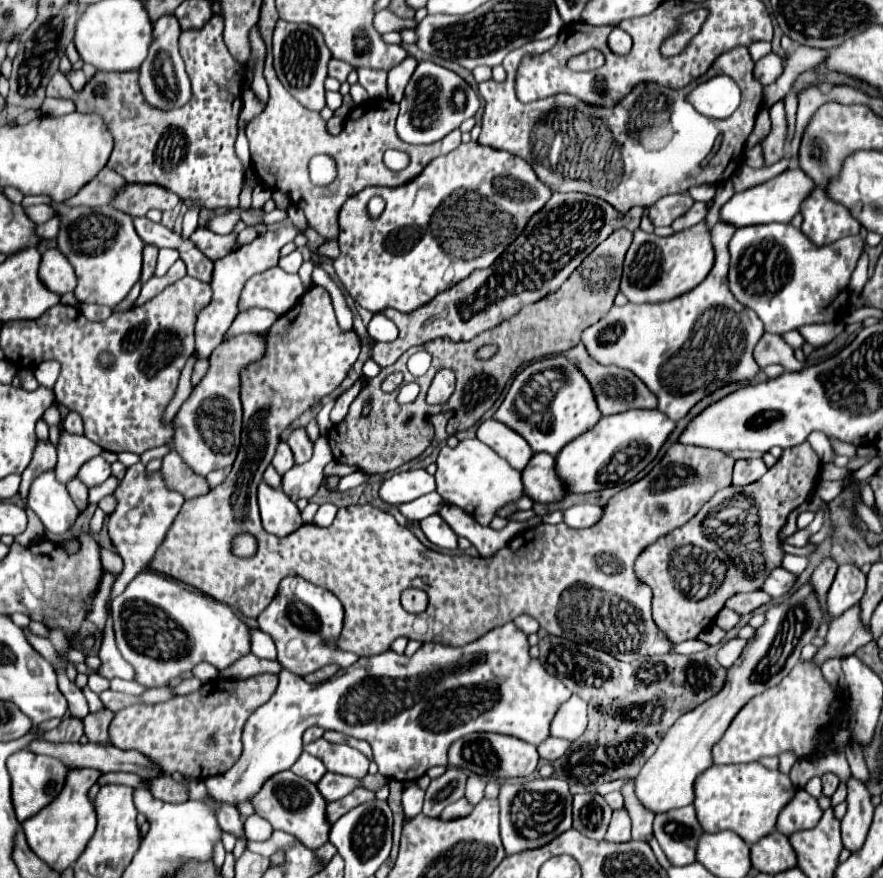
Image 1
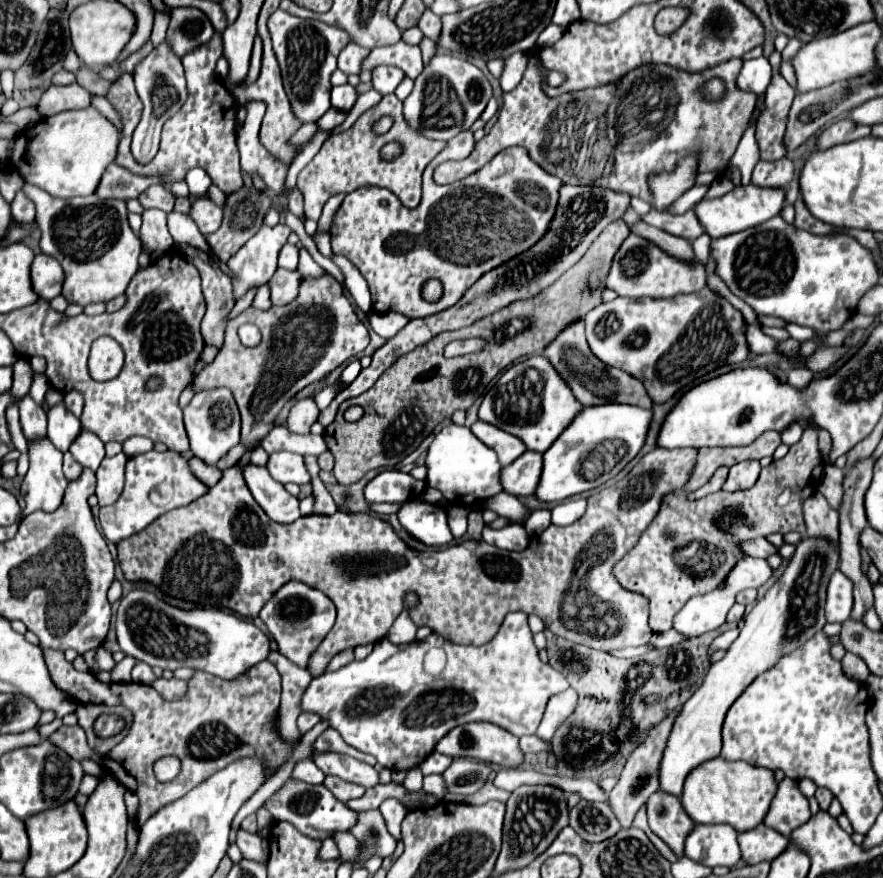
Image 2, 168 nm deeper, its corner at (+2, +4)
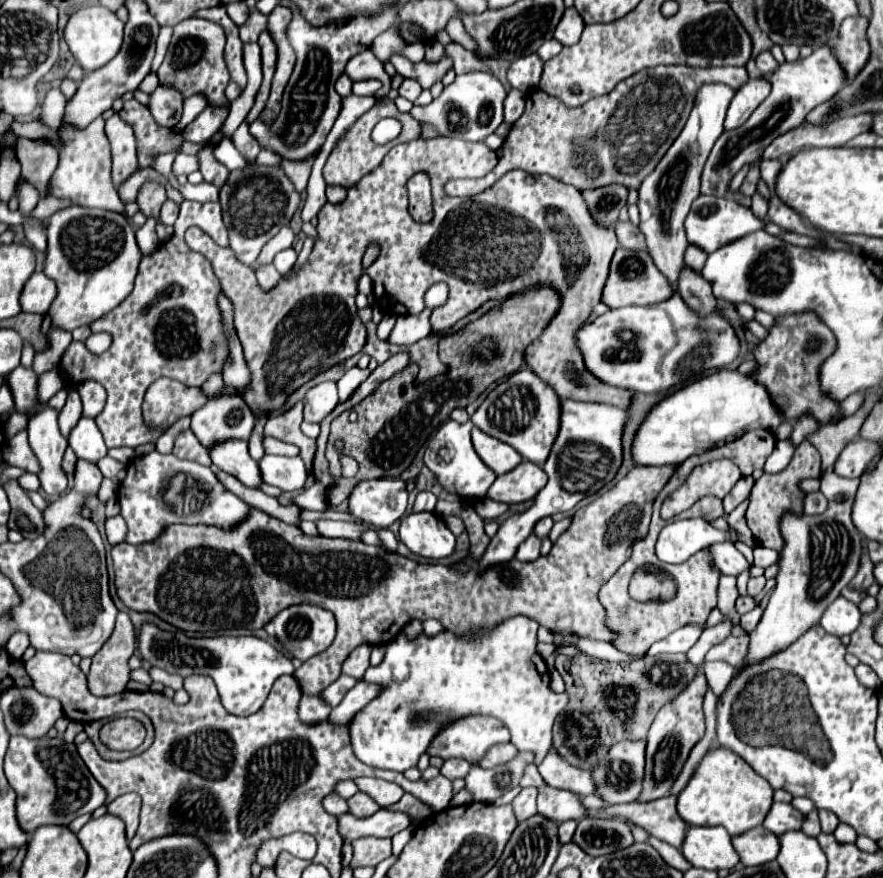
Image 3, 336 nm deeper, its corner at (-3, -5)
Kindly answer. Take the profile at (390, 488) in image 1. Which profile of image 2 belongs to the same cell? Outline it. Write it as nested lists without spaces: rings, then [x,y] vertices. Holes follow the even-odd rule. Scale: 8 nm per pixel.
[[[384,470],[372,478],[364,488],[366,502],[390,502],[402,504],[424,494],[426,484],[414,480],[410,474],[400,470]]]

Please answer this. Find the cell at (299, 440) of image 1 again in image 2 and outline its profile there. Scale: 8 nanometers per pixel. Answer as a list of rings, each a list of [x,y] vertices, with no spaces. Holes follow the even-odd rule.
[[[312,396],[308,398],[302,398],[302,400],[296,400],[294,406],[290,408],[290,416],[288,416],[288,422],[286,426],[292,430],[292,432],[298,432],[298,434],[304,434],[310,430],[310,426],[318,420],[318,404]]]

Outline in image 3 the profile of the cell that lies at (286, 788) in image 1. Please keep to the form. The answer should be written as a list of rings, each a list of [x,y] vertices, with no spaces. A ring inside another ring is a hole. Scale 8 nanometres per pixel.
[[[379,809],[369,817],[355,817],[351,813],[343,813],[337,817],[337,825],[343,841],[351,843],[359,837],[393,837],[395,833],[409,827],[409,815],[387,809]]]

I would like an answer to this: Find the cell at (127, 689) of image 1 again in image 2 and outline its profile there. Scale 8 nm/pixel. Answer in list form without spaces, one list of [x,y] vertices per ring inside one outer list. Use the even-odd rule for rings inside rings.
[[[158,678],[158,680],[152,684],[152,688],[156,688],[156,690],[160,692],[160,696],[166,698],[166,700],[178,700],[178,698],[182,698],[184,692],[186,692],[186,682],[184,682],[184,680],[176,680],[176,678],[172,678],[172,680]]]

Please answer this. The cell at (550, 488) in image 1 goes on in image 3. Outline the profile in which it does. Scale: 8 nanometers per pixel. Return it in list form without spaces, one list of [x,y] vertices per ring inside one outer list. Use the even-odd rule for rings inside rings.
[[[523,461],[507,475],[497,477],[487,497],[507,505],[525,503],[531,501],[539,493],[539,489],[545,487],[545,483],[547,483],[545,471],[531,461]]]

